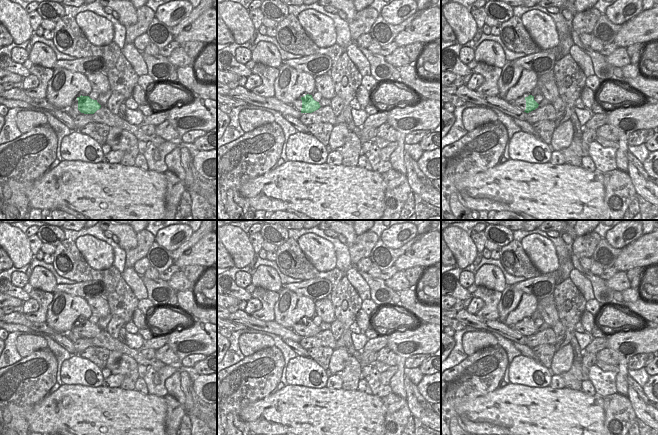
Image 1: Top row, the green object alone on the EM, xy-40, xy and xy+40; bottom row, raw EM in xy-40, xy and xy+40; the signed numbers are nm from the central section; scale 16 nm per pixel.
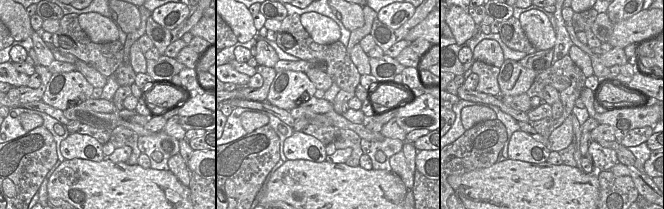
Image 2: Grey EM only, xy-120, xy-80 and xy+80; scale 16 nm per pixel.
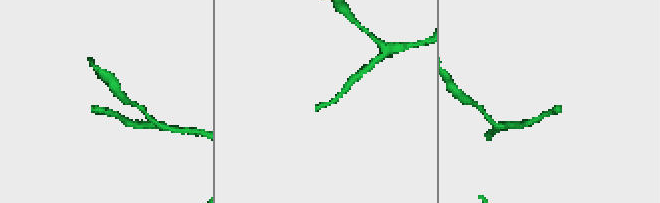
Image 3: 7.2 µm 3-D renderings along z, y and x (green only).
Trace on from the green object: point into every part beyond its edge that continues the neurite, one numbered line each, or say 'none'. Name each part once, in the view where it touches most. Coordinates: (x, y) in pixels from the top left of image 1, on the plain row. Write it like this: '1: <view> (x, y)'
1: xy (297, 328)

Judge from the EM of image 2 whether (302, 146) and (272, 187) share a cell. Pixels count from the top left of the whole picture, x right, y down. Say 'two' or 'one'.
two

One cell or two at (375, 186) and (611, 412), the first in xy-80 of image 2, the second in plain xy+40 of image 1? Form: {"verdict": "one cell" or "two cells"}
{"verdict": "two cells"}

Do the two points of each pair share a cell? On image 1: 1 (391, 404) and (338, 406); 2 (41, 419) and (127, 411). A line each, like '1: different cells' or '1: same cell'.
1: different cells
2: same cell

